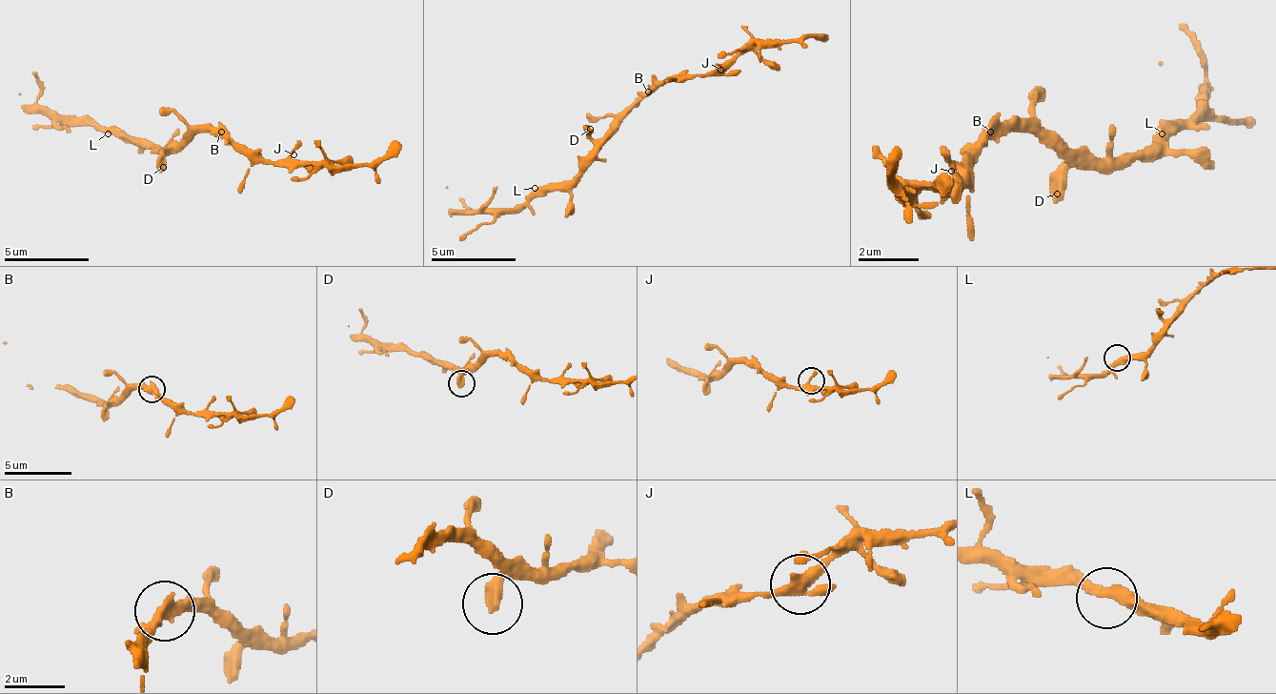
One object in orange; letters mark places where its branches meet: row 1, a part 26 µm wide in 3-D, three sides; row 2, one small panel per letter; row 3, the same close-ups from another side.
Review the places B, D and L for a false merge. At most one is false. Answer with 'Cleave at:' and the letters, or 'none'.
Cleave at: none

